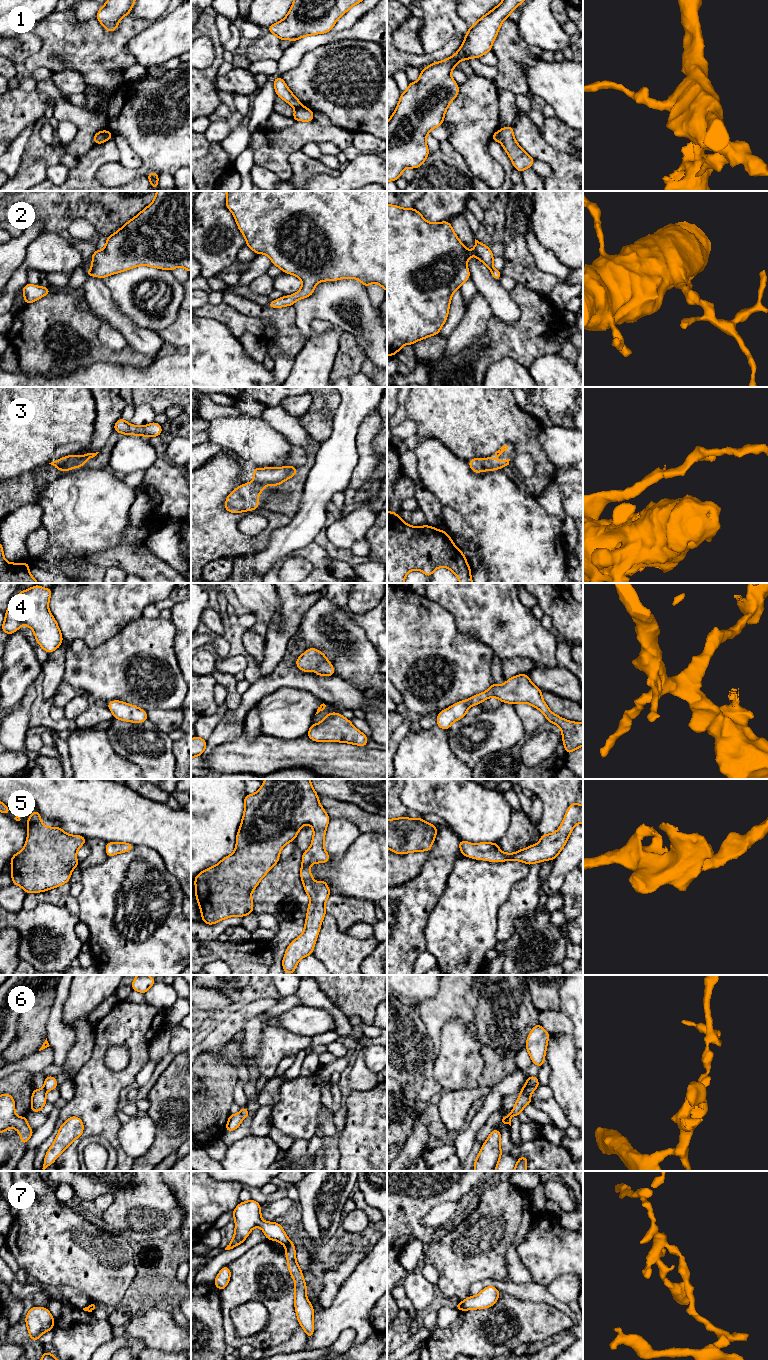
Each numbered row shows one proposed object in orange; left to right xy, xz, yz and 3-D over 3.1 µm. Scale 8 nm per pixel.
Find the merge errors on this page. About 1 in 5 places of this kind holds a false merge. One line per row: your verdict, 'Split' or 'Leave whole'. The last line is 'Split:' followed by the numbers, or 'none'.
1: Split
2: Leave whole
3: Split
4: Leave whole
5: Leave whole
6: Split
7: Split
Split: 1, 3, 6, 7

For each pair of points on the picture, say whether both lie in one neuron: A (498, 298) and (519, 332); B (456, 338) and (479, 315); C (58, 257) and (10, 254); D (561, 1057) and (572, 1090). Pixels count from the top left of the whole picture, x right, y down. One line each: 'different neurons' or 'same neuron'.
A: different neurons
B: same neuron
C: different neurons
D: same neuron

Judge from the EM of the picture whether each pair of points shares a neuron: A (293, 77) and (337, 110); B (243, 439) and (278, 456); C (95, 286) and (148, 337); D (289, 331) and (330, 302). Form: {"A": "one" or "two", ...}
{"A": "one", "B": "one", "C": "one", "D": "two"}

